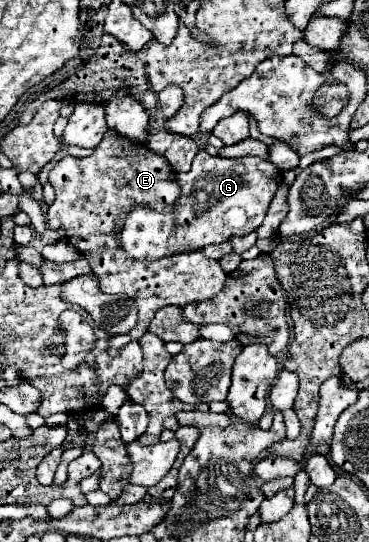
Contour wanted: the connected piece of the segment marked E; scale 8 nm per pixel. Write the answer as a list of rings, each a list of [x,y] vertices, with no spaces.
[[[106,131],[106,137],[102,139],[102,143],[96,147],[94,155],[86,157],[86,159],[78,159],[78,157],[70,157],[66,155],[64,159],[60,159],[52,171],[50,171],[50,183],[56,191],[56,199],[54,203],[48,207],[46,219],[50,229],[66,229],[68,241],[80,249],[80,253],[86,257],[86,251],[92,251],[88,257],[94,255],[94,275],[100,281],[100,289],[102,293],[122,293],[122,295],[130,295],[136,305],[138,305],[138,325],[134,327],[134,333],[130,333],[132,339],[140,339],[142,333],[148,331],[150,321],[154,319],[156,311],[166,307],[166,305],[178,305],[178,307],[186,307],[188,303],[194,301],[206,301],[210,297],[214,297],[214,293],[218,293],[222,289],[222,283],[226,279],[226,273],[222,271],[220,263],[216,259],[206,257],[202,251],[186,251],[186,253],[176,253],[172,257],[164,257],[158,261],[138,261],[132,259],[120,245],[118,241],[112,237],[112,233],[116,229],[124,227],[126,215],[136,207],[150,207],[156,211],[170,211],[174,207],[174,203],[180,197],[180,185],[178,181],[172,177],[176,171],[170,167],[168,159],[150,151],[146,147],[146,143],[136,143],[130,141],[122,135],[118,135],[116,131]]]

